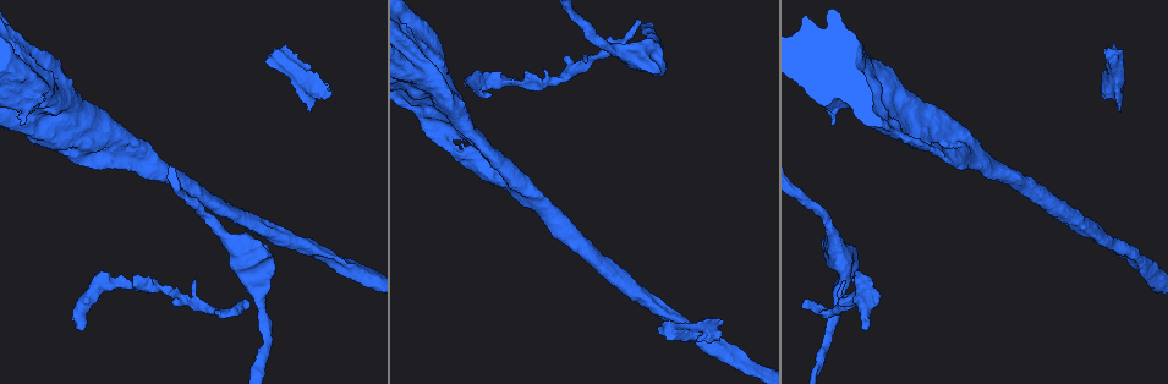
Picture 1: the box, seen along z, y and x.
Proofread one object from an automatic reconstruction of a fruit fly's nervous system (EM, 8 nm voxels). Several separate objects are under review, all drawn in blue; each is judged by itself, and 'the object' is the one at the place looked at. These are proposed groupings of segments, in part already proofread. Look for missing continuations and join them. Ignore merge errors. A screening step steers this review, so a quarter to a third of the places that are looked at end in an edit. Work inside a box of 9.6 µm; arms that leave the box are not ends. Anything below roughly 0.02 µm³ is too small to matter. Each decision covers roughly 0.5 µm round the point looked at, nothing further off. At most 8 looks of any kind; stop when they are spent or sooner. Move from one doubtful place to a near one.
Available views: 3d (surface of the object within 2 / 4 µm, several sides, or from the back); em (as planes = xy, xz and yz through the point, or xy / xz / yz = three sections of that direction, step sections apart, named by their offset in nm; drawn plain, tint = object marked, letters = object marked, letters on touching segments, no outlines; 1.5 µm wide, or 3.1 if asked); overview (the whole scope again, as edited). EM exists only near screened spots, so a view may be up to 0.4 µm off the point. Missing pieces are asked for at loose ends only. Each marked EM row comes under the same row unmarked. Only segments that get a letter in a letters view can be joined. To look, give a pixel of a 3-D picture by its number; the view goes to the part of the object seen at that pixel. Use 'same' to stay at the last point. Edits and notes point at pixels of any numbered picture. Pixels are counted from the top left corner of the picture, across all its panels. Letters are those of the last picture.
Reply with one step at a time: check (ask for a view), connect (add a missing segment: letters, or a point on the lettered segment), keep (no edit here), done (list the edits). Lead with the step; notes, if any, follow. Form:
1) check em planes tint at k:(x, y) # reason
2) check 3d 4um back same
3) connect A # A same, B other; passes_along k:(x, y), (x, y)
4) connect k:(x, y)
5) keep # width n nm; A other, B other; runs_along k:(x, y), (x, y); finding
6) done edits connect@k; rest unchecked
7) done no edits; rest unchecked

check 3d 2um at 1:(664, 63) # thick end

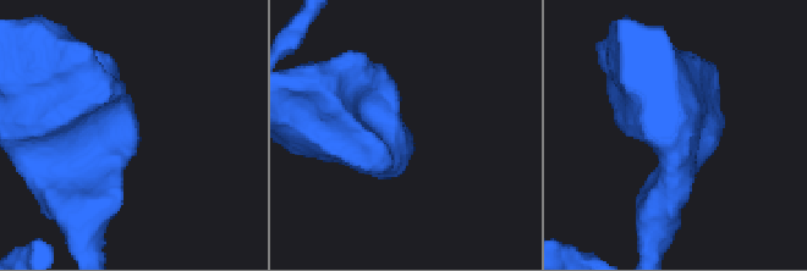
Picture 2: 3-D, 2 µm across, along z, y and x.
check em xz step 8 tint at 2:(135, 149)

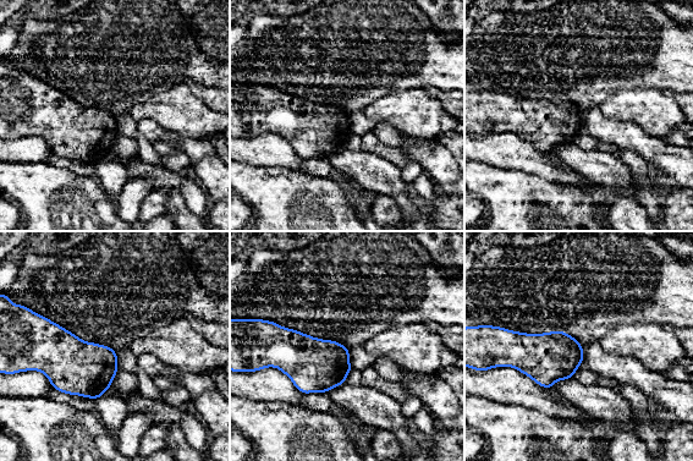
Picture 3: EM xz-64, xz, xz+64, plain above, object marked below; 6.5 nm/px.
check em yz step 8 letters same # cut it another way

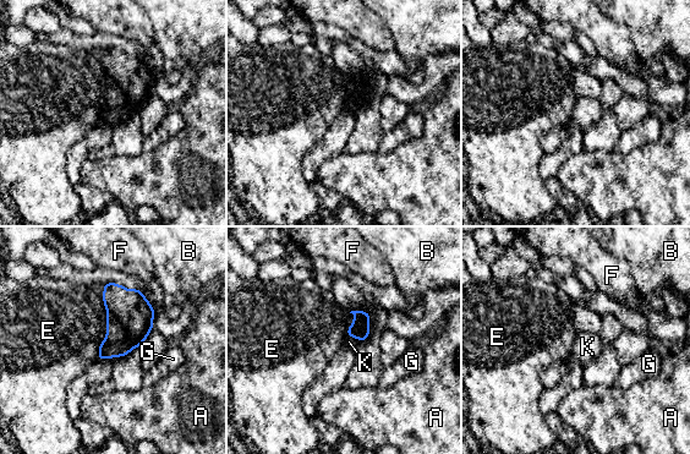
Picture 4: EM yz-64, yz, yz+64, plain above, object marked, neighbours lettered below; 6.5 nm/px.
keep # longest_contact E 320 nm; A other, B other, E other, F other, G other, K other; none of them fits

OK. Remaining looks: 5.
check em planes tint at 1:(80, 328) # thick end

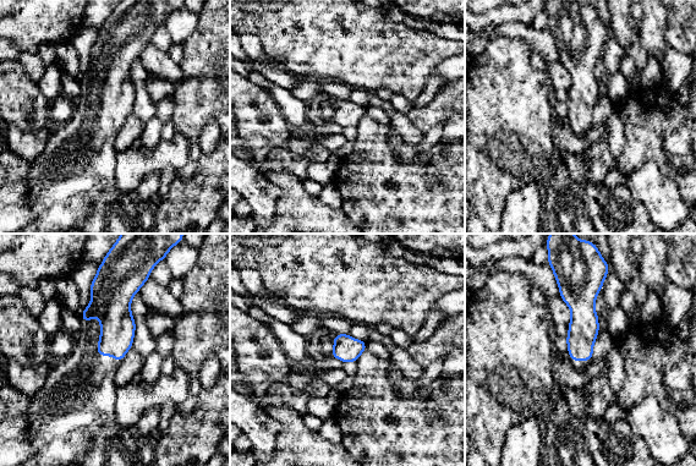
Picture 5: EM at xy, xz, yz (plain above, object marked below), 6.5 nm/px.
check em planes letters same

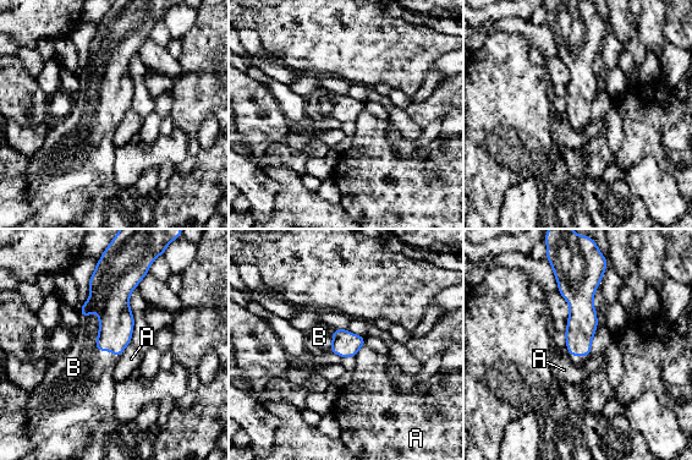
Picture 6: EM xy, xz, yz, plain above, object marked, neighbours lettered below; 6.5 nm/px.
connect 6:(319, 337) # longest_contact B 150 nm; A other, B same; passes_along 6:(345, 344), (333, 340), (319, 337); the cell continues

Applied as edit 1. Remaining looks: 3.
check overview # redraw

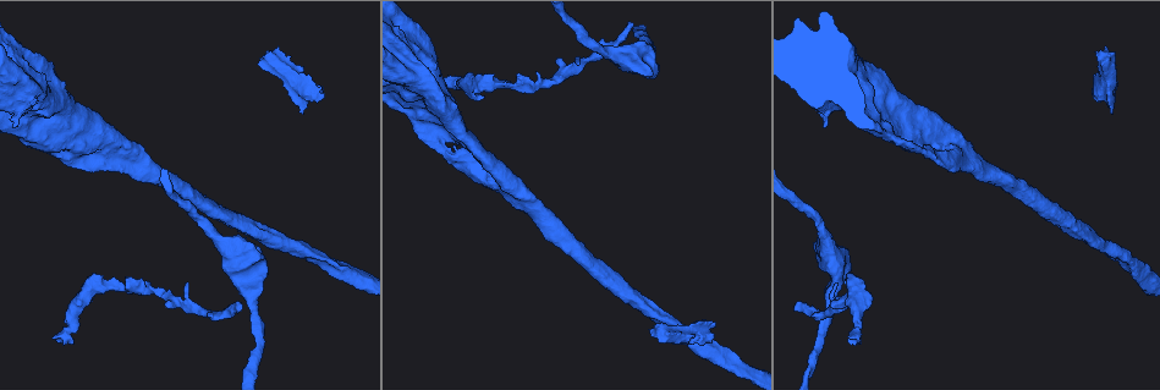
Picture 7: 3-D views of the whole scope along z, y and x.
check em planes letters at 7:(825, 125) # thick end

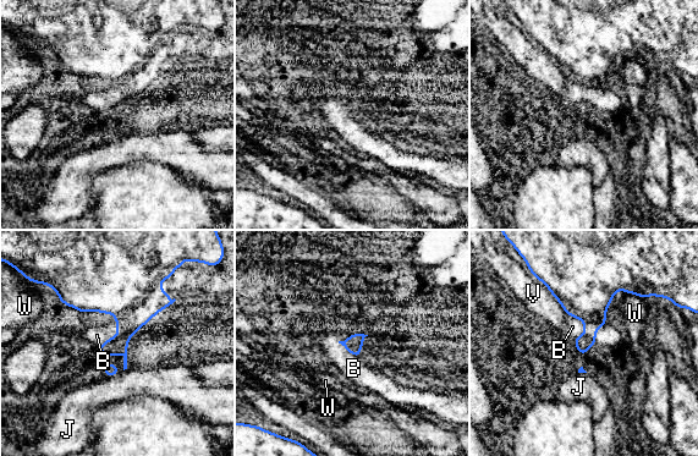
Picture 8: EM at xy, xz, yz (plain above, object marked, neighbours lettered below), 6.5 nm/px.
keep # B other, J other, V other, W other; border 8:(120, 372), (113, 375), (104, 375); none of them fits

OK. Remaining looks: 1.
done edits connect@6; rest unchecked

